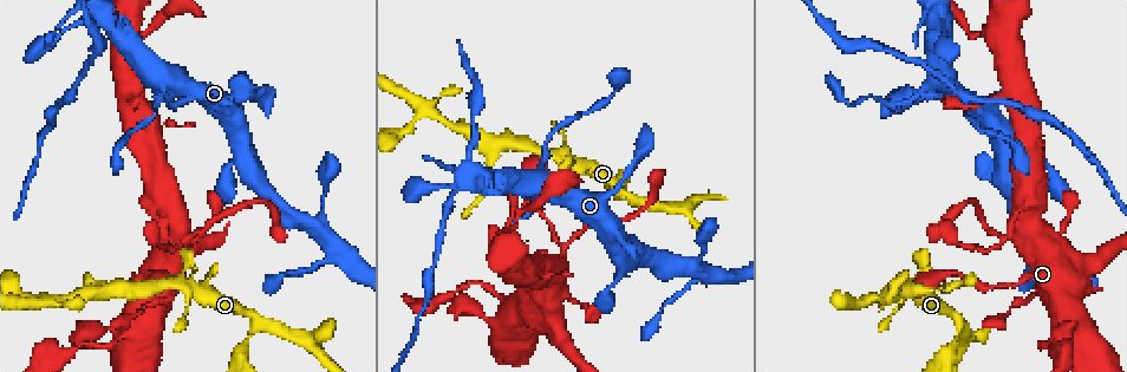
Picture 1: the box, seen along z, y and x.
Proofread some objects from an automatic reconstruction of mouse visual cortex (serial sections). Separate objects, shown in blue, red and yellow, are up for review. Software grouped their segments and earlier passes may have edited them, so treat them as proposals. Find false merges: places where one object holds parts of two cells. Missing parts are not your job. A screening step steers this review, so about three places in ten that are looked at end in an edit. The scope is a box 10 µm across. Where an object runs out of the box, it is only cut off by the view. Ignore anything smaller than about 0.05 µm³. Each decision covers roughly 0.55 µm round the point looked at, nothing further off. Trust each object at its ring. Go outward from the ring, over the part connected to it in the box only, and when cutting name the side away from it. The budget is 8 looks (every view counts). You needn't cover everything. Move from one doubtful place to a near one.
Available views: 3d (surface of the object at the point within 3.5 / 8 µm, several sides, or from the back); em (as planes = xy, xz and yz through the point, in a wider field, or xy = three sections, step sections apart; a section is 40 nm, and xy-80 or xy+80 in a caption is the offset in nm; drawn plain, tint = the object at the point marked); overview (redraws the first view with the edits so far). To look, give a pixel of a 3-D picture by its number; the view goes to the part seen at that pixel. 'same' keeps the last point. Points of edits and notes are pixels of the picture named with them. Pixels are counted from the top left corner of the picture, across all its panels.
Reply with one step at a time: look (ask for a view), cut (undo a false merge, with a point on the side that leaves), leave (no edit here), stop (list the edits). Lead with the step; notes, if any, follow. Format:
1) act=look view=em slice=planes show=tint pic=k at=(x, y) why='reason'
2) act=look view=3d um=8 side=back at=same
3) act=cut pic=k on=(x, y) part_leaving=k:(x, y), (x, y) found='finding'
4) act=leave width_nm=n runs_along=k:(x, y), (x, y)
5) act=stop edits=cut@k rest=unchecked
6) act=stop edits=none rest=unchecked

act=look view=3d um=3.5 pic=1 at=(1023, 236) why='sharp bend'

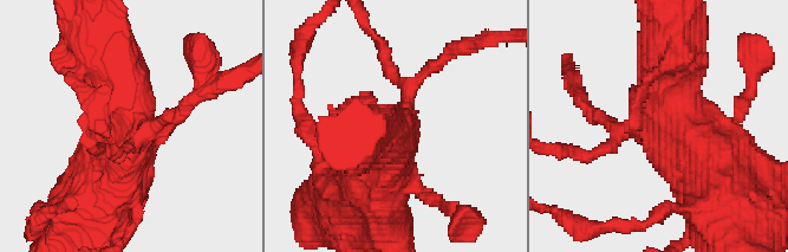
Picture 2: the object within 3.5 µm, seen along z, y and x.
act=look view=em slice=xy step=5 show=tint pic=2 at=(660, 132) why='now the EM'

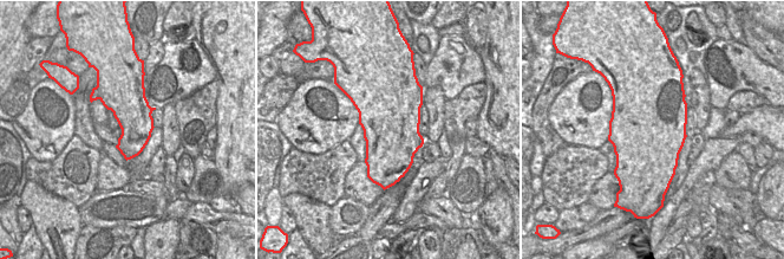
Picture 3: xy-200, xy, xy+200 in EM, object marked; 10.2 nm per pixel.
act=cut pic=2 on=(599, 150) found='a second cell is stuck on'

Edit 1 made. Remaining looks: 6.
act=look view=overview

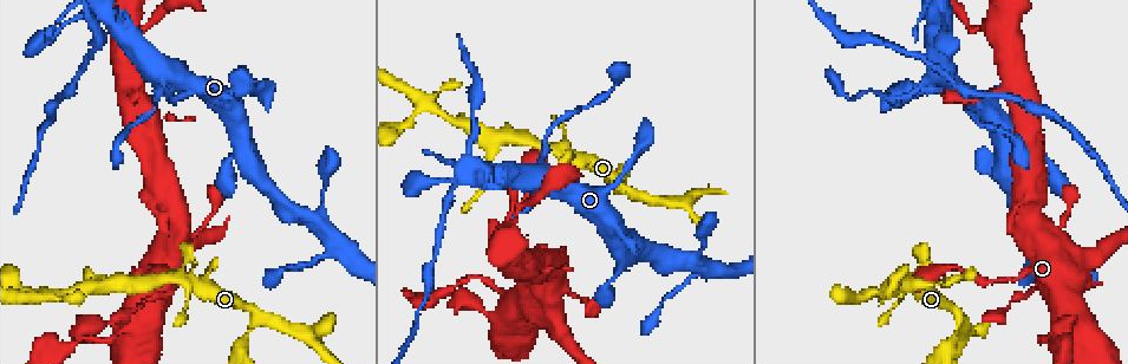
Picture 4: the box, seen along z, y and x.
act=look view=3d um=3.5 pic=4 at=(928, 79) why='thick turns thin'

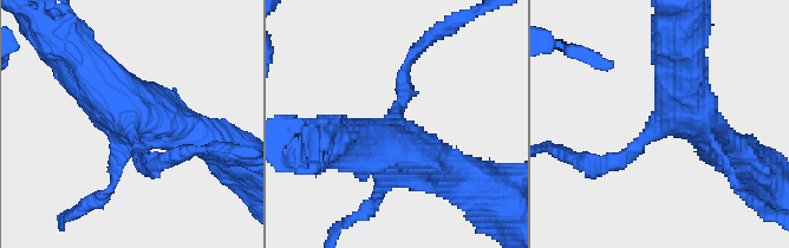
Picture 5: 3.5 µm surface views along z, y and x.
act=look view=em slice=planes show=tint pic=5 at=(129, 123)

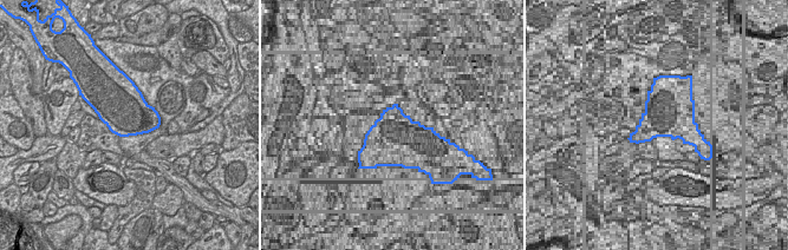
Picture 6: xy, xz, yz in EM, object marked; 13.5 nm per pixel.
act=leave runs_along=5:(195, 136), (126, 110), (69, 52) found='continuous, no second cell'

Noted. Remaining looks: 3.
act=look view=3d um=3.5 pic=4 at=(921, 265) why='narrows sharply'

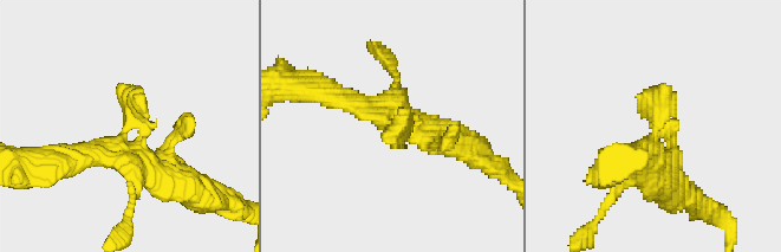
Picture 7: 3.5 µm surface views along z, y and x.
act=look view=em slice=xy step=1 show=tint pic=7 at=(391, 128) why='need the tissue'

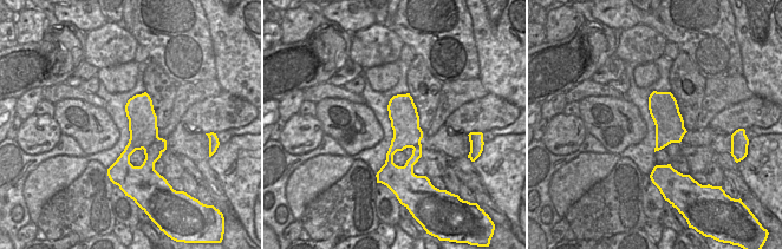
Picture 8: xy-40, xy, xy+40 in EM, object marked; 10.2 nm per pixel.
act=look view=em slice=planes show=tint at=same why='another direction'

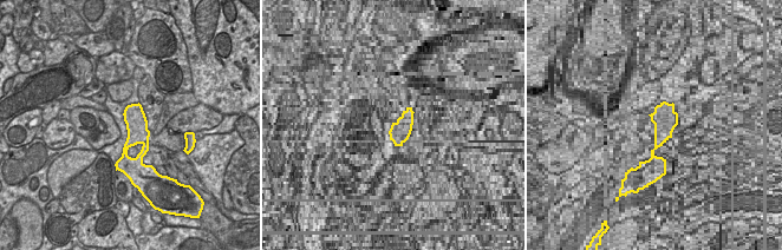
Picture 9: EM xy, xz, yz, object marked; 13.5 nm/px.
act=leave found='all the same cell'

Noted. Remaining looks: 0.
act=stop edits=cut@2 rest=unchecked

